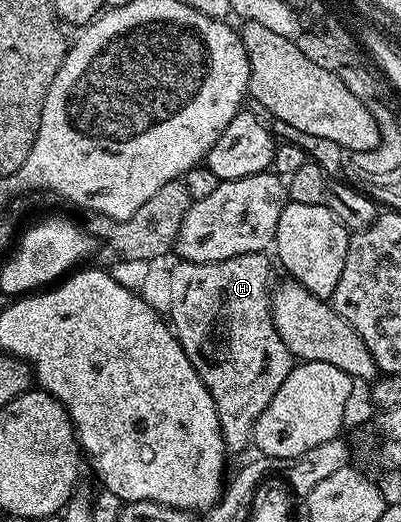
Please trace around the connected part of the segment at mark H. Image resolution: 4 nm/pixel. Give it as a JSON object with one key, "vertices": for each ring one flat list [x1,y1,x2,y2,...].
{"vertices":[[261,252,258,254,234,256,230,260,218,260,217,262,186,262,180,260,177,261,177,266,168,274,169,315,167,314,167,317,170,319,170,325,176,335,176,339,182,344,182,348,186,352,190,364,194,364,194,372,198,372,202,384,206,384,206,388,214,400,214,408,218,412,218,424,222,428,224,444,229,451,249,449,252,440,252,425,256,423,256,417,266,408,266,404,270,404,274,392,282,384,282,380,286,380,286,376,290,373,294,365,292,353,288,351,286,344,282,344,282,336,278,336,278,332,272,323,272,304,270,301,267,257,269,258,267,253]]}

